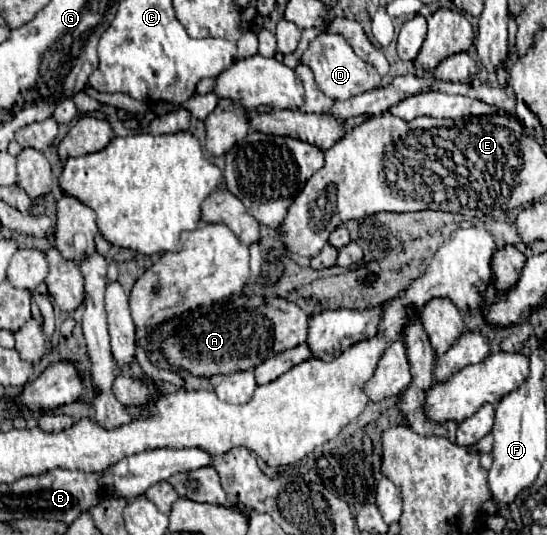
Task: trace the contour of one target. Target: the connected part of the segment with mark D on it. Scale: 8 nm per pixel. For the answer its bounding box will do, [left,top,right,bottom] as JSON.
[301,33,379,101]

